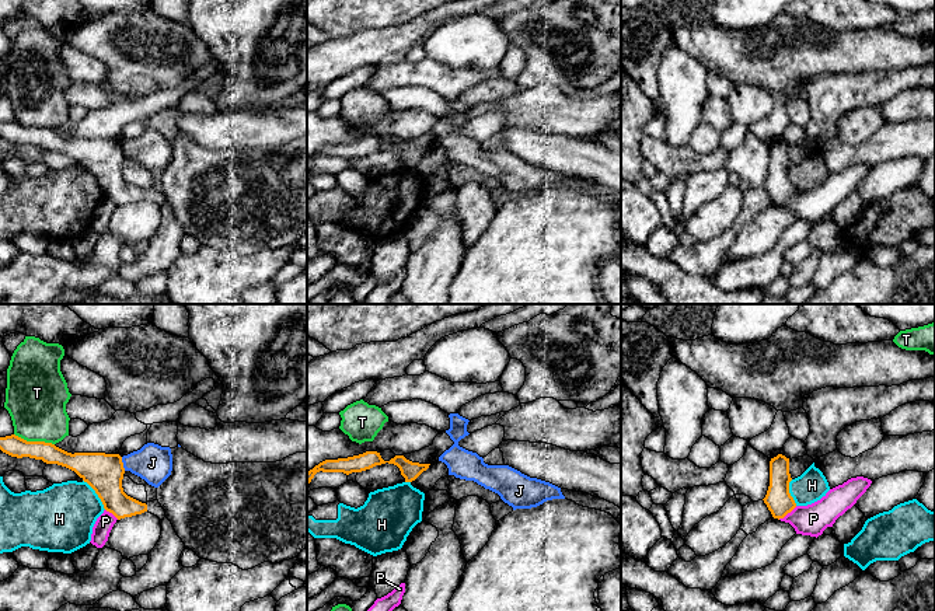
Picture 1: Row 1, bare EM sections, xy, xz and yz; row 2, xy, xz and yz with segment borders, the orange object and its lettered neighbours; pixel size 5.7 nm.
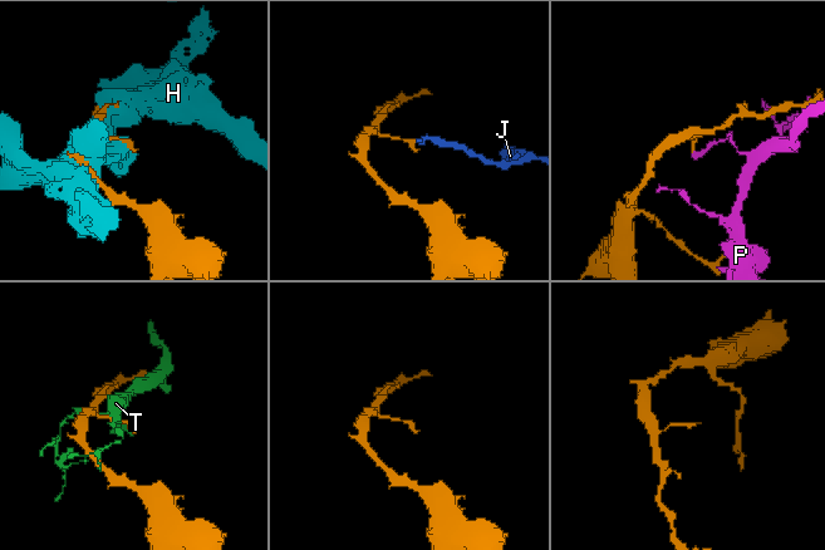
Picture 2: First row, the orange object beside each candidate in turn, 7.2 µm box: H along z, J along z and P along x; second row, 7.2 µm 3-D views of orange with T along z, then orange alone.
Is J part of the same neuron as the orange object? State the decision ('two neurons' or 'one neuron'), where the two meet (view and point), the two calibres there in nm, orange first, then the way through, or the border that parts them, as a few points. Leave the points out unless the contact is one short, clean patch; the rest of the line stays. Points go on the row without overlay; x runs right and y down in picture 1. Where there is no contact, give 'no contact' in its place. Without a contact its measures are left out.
two neurons | xy (122, 150) | 220/220 nm | along xy (121, 143), (125, 156)

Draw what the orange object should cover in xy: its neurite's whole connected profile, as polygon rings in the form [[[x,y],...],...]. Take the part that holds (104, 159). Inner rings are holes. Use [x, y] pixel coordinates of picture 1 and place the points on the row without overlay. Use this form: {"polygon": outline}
{"polygon": [[[15,121],[0,123],[0,136],[11,143],[29,143],[74,157],[118,206],[147,198],[147,191],[123,178],[122,143],[105,139],[67,139],[52,129],[27,128]]]}

